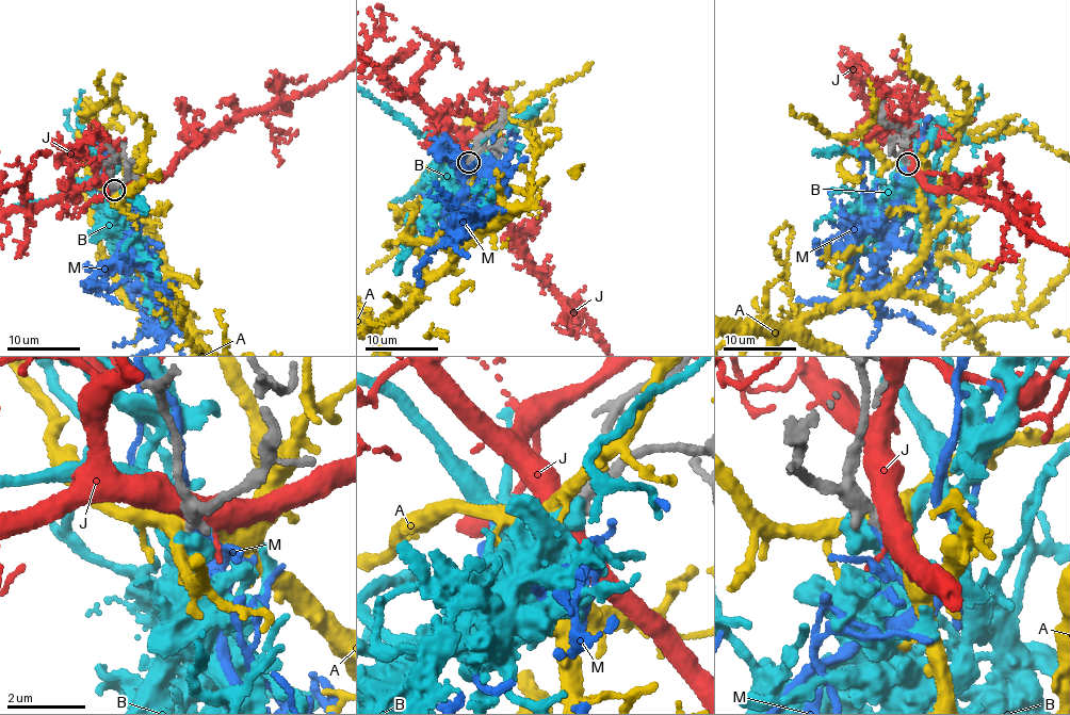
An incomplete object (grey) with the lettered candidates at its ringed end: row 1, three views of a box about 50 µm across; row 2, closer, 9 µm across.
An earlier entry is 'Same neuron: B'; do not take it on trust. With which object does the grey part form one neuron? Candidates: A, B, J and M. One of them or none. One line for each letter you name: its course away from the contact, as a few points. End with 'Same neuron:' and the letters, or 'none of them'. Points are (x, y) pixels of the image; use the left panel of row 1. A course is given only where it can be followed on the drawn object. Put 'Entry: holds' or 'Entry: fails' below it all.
Same neuron: B
Entry: holds

